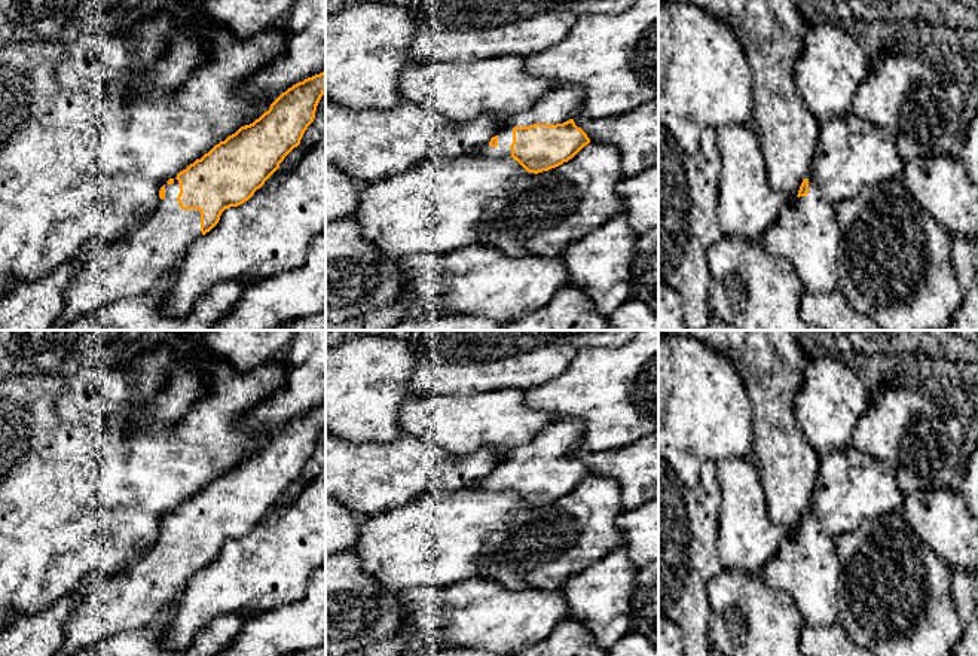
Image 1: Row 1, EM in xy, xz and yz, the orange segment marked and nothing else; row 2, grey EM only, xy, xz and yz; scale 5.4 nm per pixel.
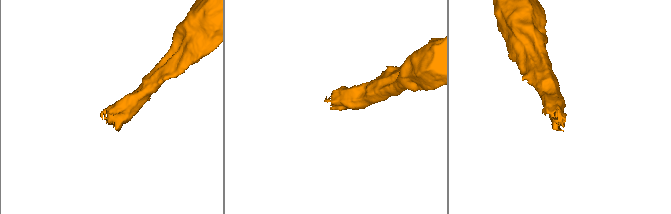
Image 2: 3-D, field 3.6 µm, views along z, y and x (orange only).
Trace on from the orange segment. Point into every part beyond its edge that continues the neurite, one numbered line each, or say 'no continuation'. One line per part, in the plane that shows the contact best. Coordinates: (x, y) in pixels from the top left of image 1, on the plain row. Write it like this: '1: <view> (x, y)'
1: xy (110, 604)

